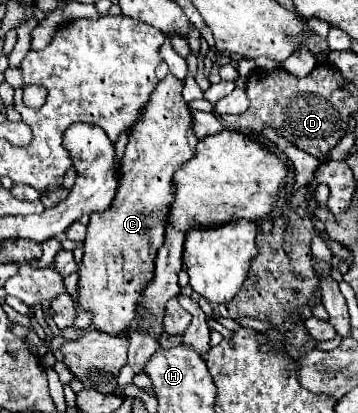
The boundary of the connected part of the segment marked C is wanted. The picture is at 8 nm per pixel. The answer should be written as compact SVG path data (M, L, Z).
M167 74L167 78L161 80L151 92L149 102L143 106L129 134L129 144L121 160L121 180L117 196L107 210L91 214L91 222L87 226L87 238L83 242L85 252L79 264L79 306L93 316L91 324L95 326L95 330L111 336L121 336L135 320L137 302L147 284L153 280L155 256L165 238L165 216L169 204L173 202L173 174L179 166L195 156L197 136L191 130L191 112L181 96L181 90L183 82L175 82L175 78Z

